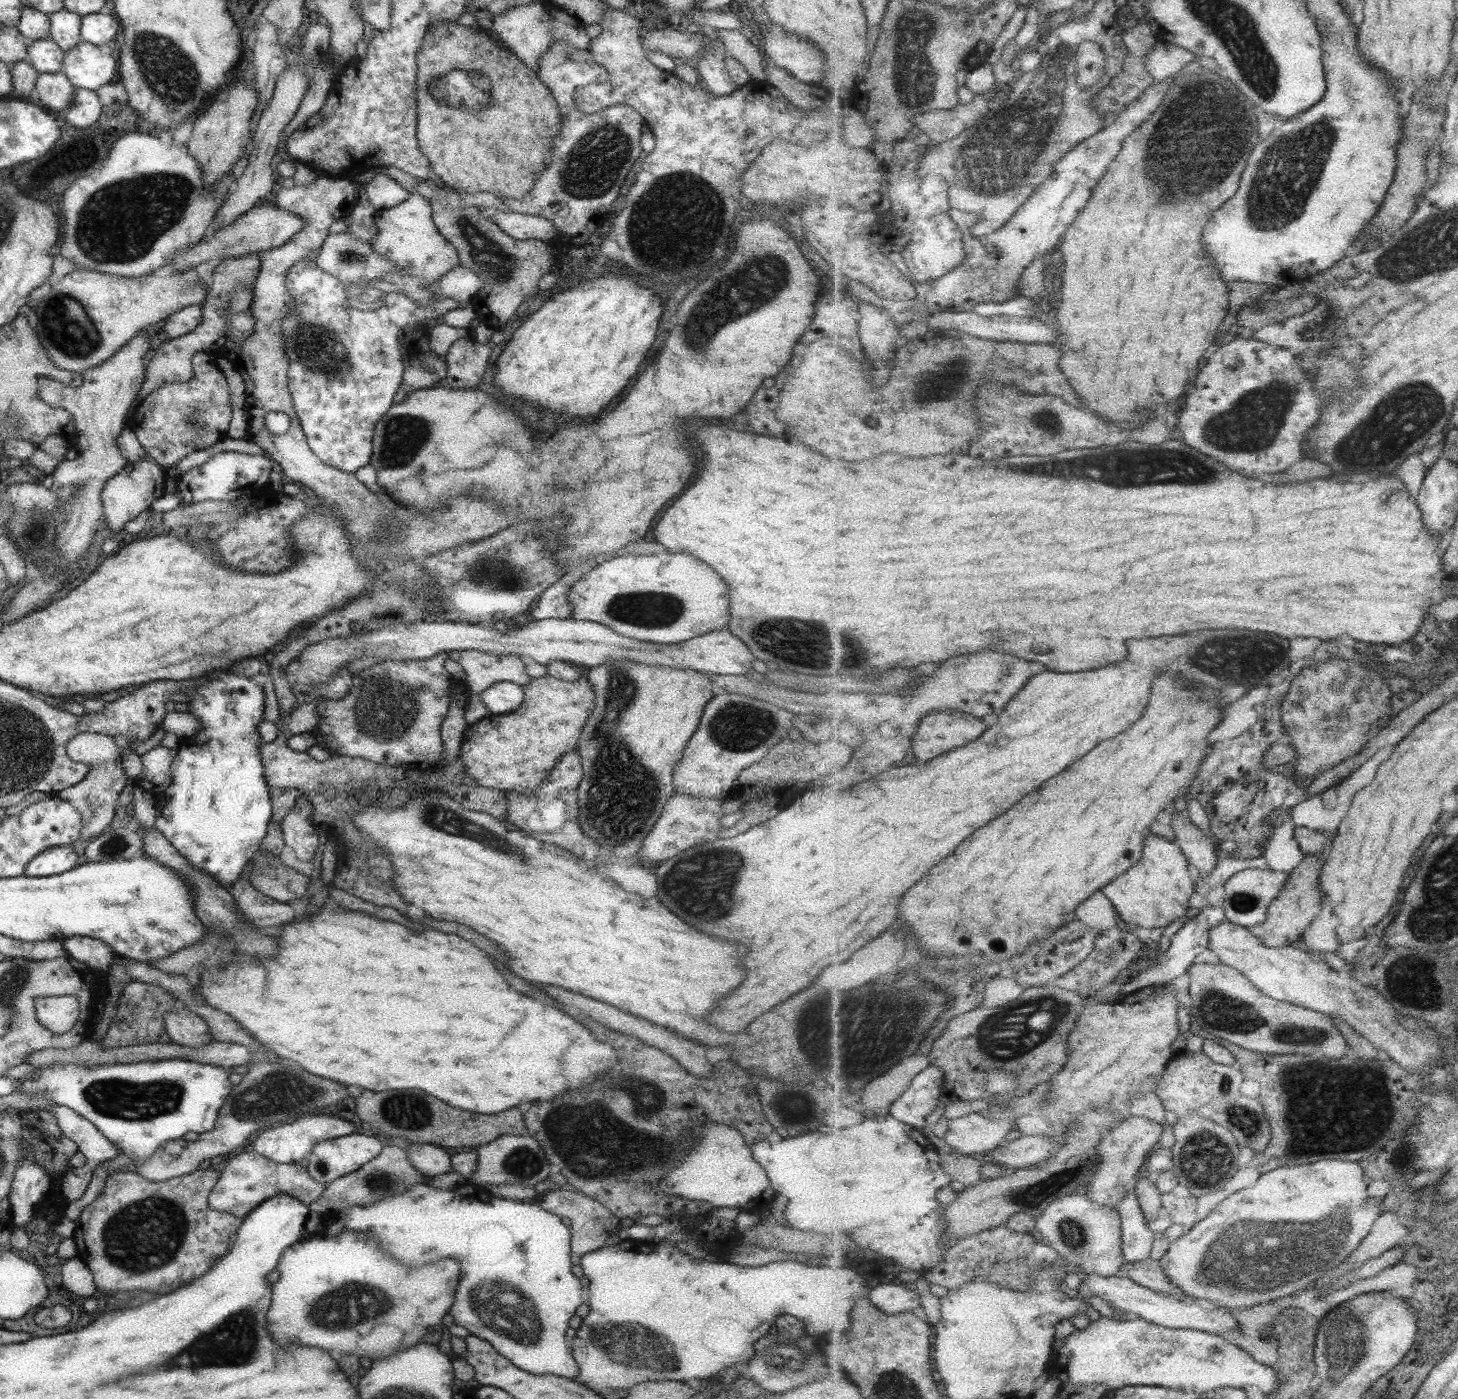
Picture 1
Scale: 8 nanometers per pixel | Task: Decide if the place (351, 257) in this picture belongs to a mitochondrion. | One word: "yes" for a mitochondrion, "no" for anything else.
yes

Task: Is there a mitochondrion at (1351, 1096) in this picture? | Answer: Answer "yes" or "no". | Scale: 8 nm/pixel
no

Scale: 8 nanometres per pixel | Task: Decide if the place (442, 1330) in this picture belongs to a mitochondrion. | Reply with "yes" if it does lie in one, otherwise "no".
no

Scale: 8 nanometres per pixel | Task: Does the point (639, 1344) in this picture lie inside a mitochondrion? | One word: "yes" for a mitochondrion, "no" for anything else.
yes

